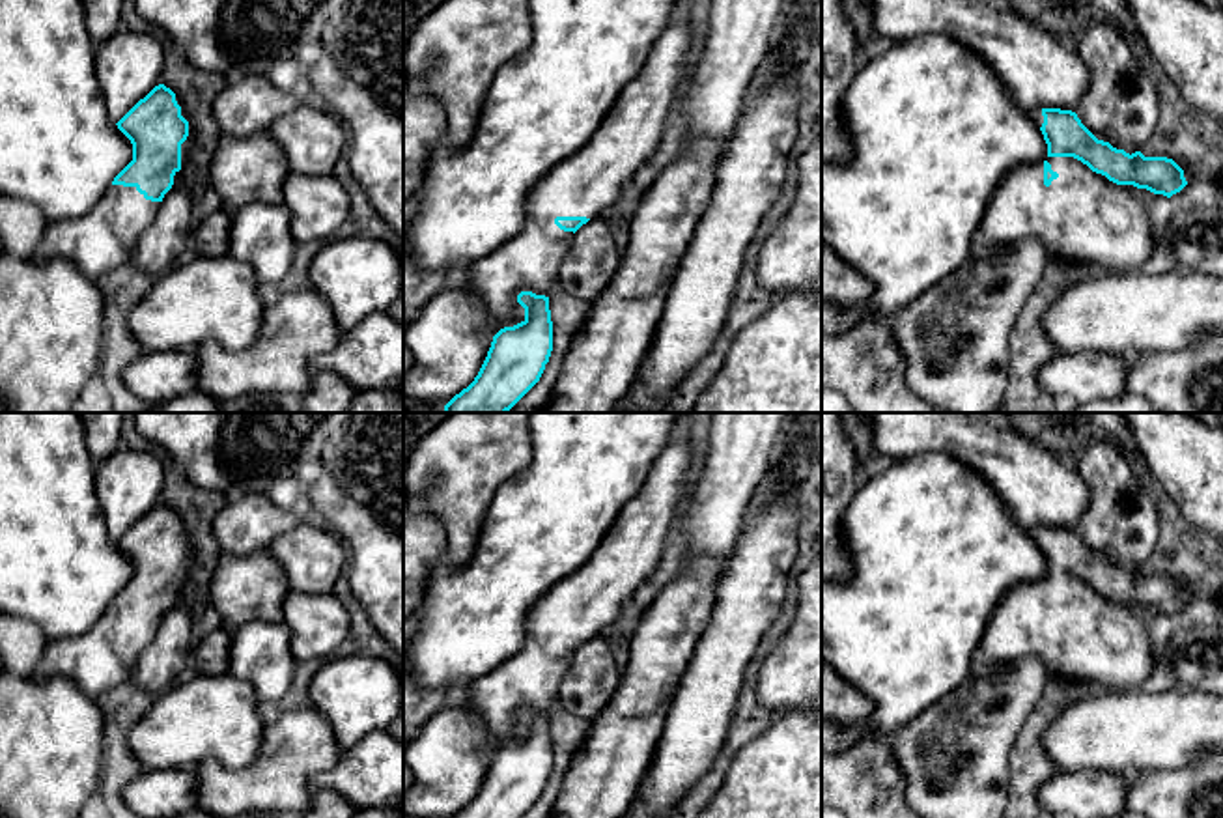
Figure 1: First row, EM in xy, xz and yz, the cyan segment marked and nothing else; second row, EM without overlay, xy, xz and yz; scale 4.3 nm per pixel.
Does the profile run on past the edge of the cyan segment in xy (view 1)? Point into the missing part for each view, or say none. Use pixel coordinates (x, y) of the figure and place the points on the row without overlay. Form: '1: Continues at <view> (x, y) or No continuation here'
1: Continues at xy (101, 658)

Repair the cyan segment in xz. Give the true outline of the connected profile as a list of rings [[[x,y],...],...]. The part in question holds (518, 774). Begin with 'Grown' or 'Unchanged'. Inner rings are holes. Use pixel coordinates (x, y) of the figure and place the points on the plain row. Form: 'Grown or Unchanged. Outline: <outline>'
Grown. Outline: [[[687,413],[674,439],[652,465],[642,489],[629,501],[592,557],[545,592],[527,616],[525,648],[491,672],[465,685],[461,708],[484,721],[493,755],[474,799],[452,818],[521,818],[541,796],[553,769],[549,715],[556,710],[558,687],[571,667],[575,650],[599,637],[622,616],[627,599],[657,570],[674,515],[683,508],[695,441],[685,433]]]

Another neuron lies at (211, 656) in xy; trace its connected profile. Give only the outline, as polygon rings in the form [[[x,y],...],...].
[[[220,626],[207,633],[198,646],[192,648],[192,670],[196,674],[220,676],[230,669],[232,629]]]

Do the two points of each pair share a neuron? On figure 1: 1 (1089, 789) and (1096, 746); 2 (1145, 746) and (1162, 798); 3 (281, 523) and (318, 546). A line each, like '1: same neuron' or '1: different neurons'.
1: different neurons
2: different neurons
3: different neurons

